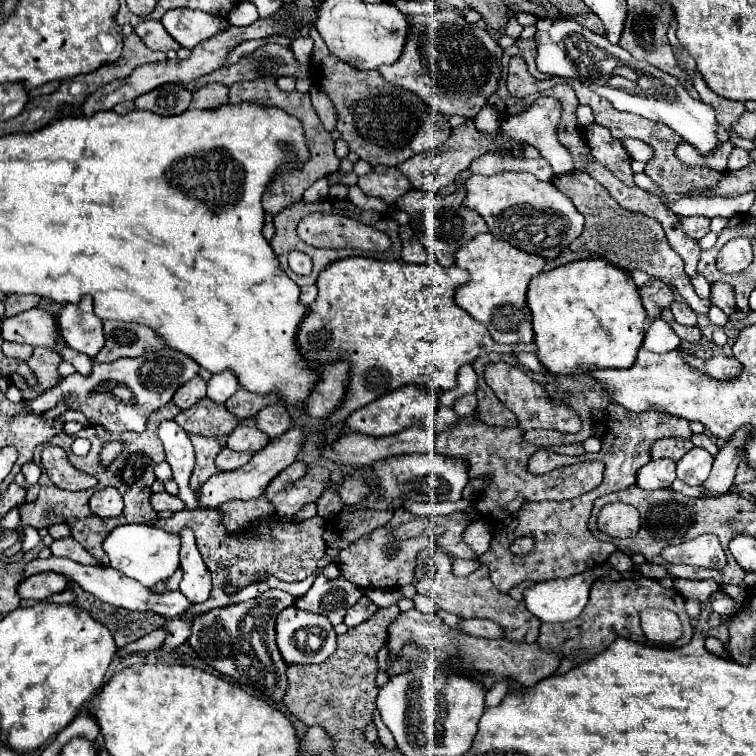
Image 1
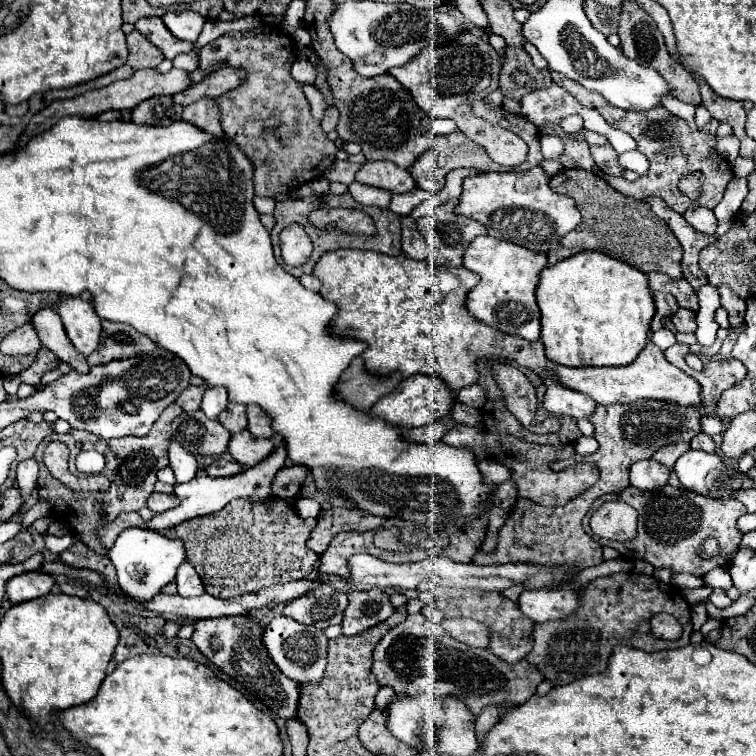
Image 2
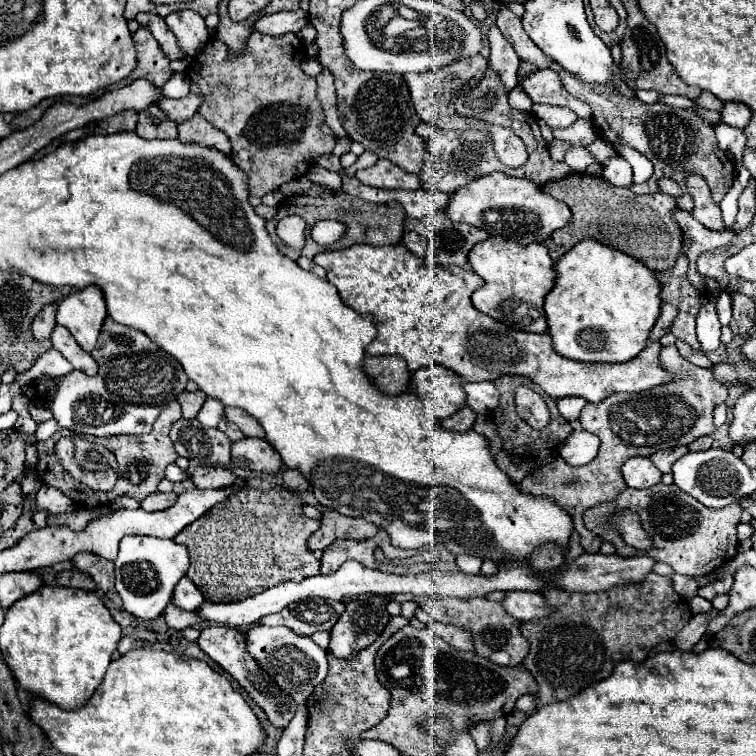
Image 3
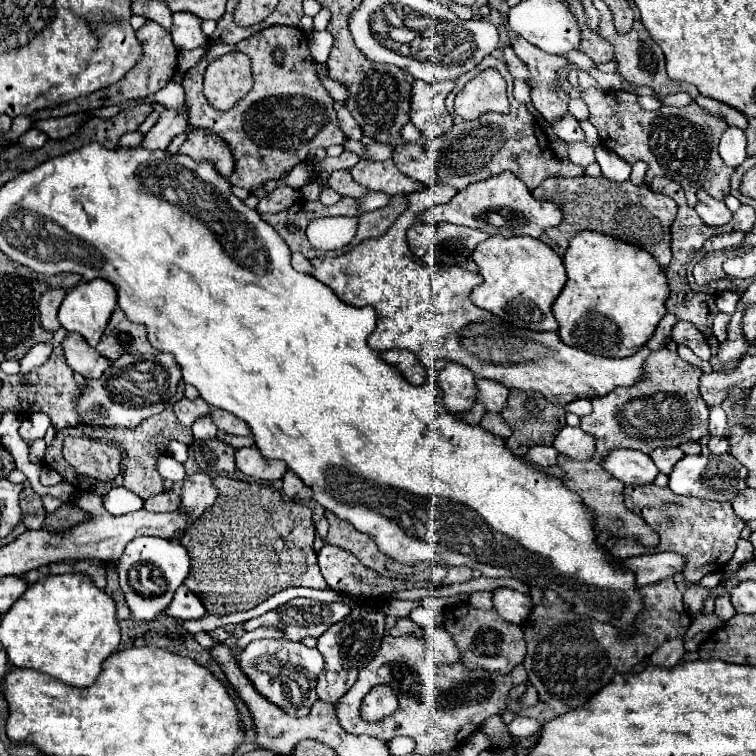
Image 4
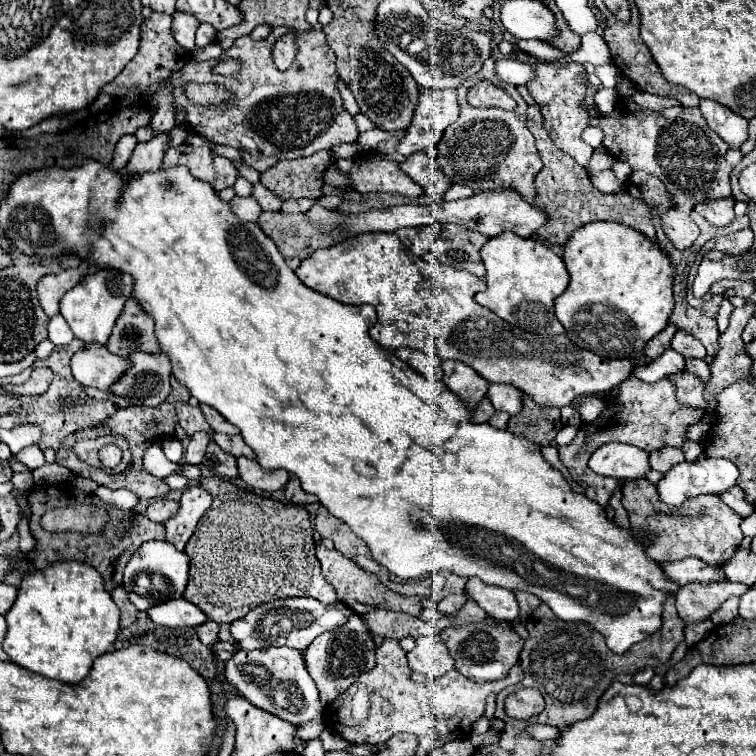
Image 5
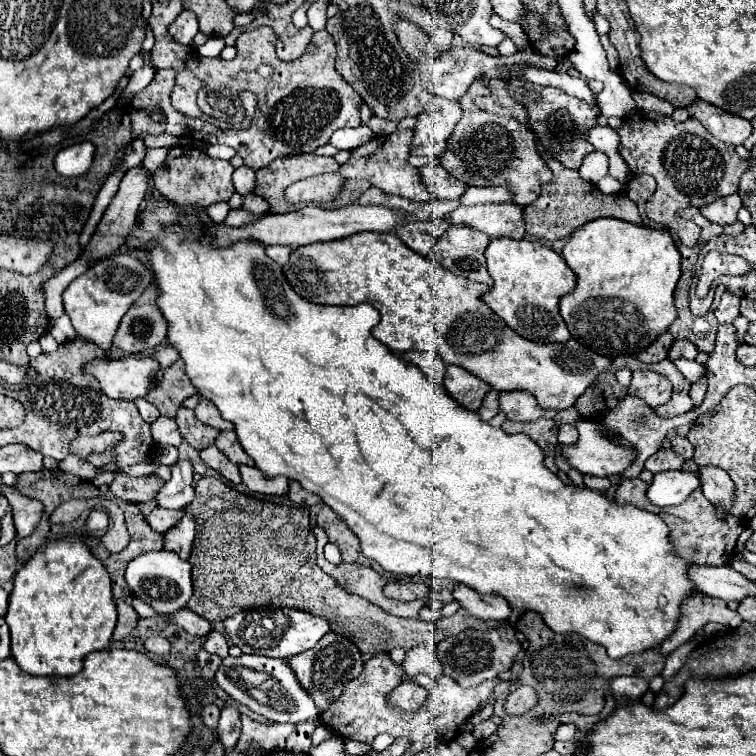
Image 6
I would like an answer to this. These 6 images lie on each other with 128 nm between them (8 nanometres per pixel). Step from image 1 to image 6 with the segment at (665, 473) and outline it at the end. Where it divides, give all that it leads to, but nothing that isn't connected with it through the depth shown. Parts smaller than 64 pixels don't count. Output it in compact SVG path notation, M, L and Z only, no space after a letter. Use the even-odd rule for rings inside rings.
M578 422L580 438L574 446L562 446L562 456L568 464L582 474L590 476L614 476L632 466L638 452L628 446L610 442L598 428L596 422Z

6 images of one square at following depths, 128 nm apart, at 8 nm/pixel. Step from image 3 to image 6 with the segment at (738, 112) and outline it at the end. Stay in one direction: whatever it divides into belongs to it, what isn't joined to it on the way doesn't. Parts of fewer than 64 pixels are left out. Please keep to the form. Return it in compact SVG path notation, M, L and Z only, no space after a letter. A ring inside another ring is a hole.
M696 100L696 104L692 104L688 108L690 116L694 116L696 120L700 120L700 124L718 140L738 146L742 144L750 132L752 126L748 120L734 116L730 112L724 112L722 108L714 108L714 104L708 104L704 100Z

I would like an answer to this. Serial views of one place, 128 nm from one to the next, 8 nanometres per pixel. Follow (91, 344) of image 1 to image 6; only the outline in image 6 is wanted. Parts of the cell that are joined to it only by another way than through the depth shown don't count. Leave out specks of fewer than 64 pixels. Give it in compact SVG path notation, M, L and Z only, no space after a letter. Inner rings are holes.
M114 254L88 268L84 276L76 278L64 292L64 310L72 320L78 336L94 342L96 346L110 350L112 338L122 316L128 312L132 302L150 286L152 270L134 256Z

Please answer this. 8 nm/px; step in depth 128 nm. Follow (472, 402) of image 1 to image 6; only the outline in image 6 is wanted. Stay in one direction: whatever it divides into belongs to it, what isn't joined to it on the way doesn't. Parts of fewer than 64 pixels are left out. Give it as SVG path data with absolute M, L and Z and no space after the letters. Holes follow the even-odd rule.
M512 390L512 392L500 392L500 410L508 416L508 420L516 422L532 422L538 418L553 418L557 411L542 410L534 396L522 390Z

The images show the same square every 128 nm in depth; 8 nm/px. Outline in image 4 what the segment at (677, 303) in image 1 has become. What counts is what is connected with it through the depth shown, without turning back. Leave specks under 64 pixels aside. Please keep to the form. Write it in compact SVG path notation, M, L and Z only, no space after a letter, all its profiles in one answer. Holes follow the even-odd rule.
M678 322L678 324L672 328L672 340L674 340L676 344L688 346L688 348L690 348L698 358L702 358L702 360L710 360L710 356L712 356L712 350L710 350L710 346L706 344L704 334L702 334L694 324Z

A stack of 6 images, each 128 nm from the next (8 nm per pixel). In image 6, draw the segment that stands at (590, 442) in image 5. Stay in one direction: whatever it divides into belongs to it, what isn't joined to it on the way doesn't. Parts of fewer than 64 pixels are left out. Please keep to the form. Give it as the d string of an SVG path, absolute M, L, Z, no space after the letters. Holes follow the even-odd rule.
M636 370L628 394L642 398L650 408L658 408L670 400L670 384L664 376L652 370ZM588 474L584 476L584 486L590 488L590 490L596 490L596 492L602 492L602 494L610 488L610 484L612 484L612 482L610 482L608 478L592 478L592 476L588 476Z

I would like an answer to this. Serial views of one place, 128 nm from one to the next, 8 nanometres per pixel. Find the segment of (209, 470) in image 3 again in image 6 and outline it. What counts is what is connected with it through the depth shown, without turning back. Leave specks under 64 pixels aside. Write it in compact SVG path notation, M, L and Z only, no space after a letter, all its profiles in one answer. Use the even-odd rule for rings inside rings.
M186 512L184 518L180 520L180 524L176 524L176 528L170 528L166 532L164 548L176 552L182 560L188 560L194 536L196 536L196 518Z

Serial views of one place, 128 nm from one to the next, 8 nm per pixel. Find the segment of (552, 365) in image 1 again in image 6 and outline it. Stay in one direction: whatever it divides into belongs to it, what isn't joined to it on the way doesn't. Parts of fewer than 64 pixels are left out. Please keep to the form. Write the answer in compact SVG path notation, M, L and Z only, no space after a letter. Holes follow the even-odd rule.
M598 218L578 228L564 244L562 256L576 274L576 288L560 298L560 314L574 340L606 358L636 356L676 320L674 288L680 278L680 252L668 230L652 230L616 218Z

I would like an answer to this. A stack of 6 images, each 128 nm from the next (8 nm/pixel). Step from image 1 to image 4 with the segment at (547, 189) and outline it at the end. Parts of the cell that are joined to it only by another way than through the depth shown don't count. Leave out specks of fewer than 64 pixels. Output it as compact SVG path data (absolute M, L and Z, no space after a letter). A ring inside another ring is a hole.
M502 172L494 178L488 178L484 182L470 184L468 188L460 190L450 202L438 204L428 208L418 220L428 222L428 224L440 224L440 222L450 222L450 224L460 224L468 228L478 228L492 234L500 234L504 238L512 236L532 236L540 238L544 230L554 228L562 220L562 208L554 202L546 200L536 200L530 190L512 174L512 172Z

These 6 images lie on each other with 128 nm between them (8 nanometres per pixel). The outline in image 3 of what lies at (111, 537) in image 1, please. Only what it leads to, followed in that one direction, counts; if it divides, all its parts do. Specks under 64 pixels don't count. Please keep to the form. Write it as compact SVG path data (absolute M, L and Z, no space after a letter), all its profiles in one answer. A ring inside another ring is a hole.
M124 536L120 540L120 552L116 558L116 592L124 602L124 610L142 618L158 618L172 598L172 590L186 574L190 560L184 544L176 544L166 538L150 536Z

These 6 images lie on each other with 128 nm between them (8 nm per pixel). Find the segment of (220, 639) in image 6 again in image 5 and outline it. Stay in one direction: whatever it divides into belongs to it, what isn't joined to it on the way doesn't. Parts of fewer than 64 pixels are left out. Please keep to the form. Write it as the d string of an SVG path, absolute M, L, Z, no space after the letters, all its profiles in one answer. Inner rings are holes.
M206 622L206 624L200 624L200 626L196 626L194 630L196 630L196 634L198 634L198 638L206 644L206 646L210 646L210 644L214 644L216 640L218 640L218 624L216 622Z

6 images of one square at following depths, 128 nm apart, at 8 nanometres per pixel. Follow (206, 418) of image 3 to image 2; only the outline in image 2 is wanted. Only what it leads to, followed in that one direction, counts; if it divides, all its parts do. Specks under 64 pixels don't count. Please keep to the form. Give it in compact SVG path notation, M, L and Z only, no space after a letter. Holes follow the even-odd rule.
M206 388L200 408L208 418L218 418L218 414L226 408L226 404L228 404L228 392L224 392L224 388Z

